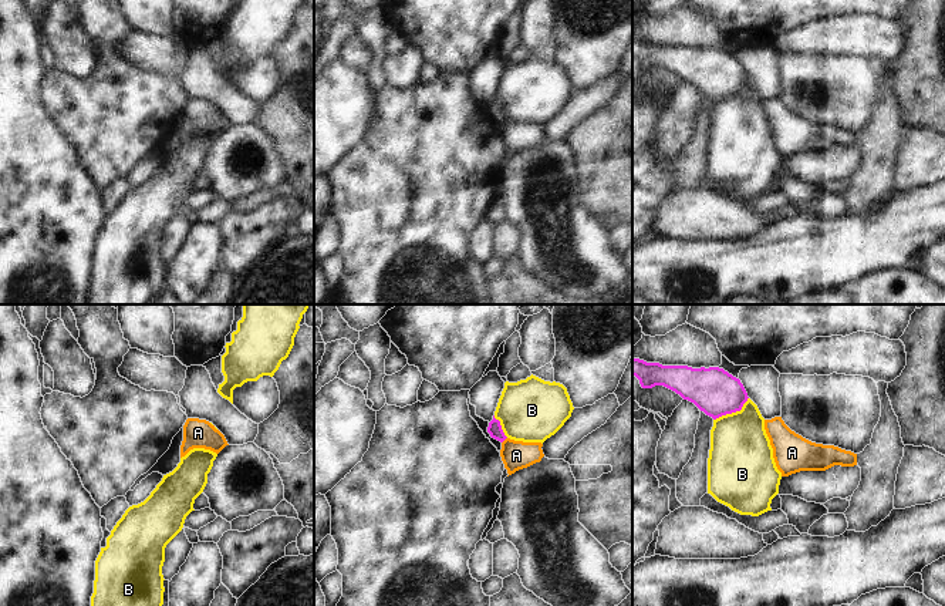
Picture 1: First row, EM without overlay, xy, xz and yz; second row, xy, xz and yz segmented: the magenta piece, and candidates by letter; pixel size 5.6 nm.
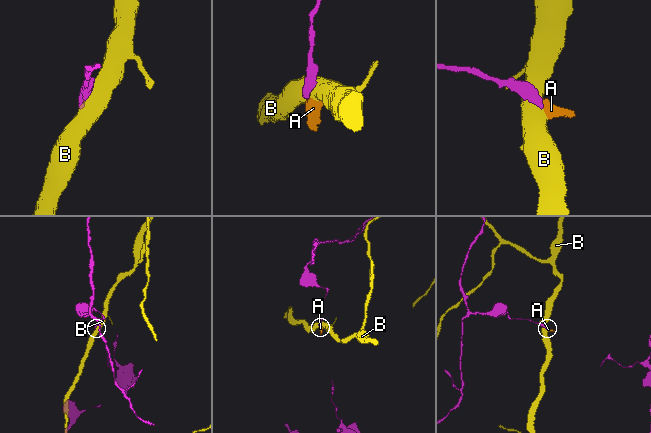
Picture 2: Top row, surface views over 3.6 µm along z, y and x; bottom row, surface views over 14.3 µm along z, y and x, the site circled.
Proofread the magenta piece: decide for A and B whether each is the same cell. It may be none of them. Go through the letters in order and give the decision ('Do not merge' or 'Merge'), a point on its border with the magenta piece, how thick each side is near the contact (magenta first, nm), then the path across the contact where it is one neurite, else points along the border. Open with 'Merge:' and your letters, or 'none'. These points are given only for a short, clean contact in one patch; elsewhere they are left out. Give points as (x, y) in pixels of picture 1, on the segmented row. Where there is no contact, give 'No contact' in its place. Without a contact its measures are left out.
Merge: none
A: Do not merge. Touches magenta at xz (505, 438). Thickness 80 nm (magenta) against 160 nm. Boundary: xz (506, 437), (502, 443)
B: Do not merge. Touches magenta at yz (732, 411). Thickness 260 nm (magenta) against 360 nm. Boundary: yz (748, 397), (739, 410), (722, 414), (714, 420).

